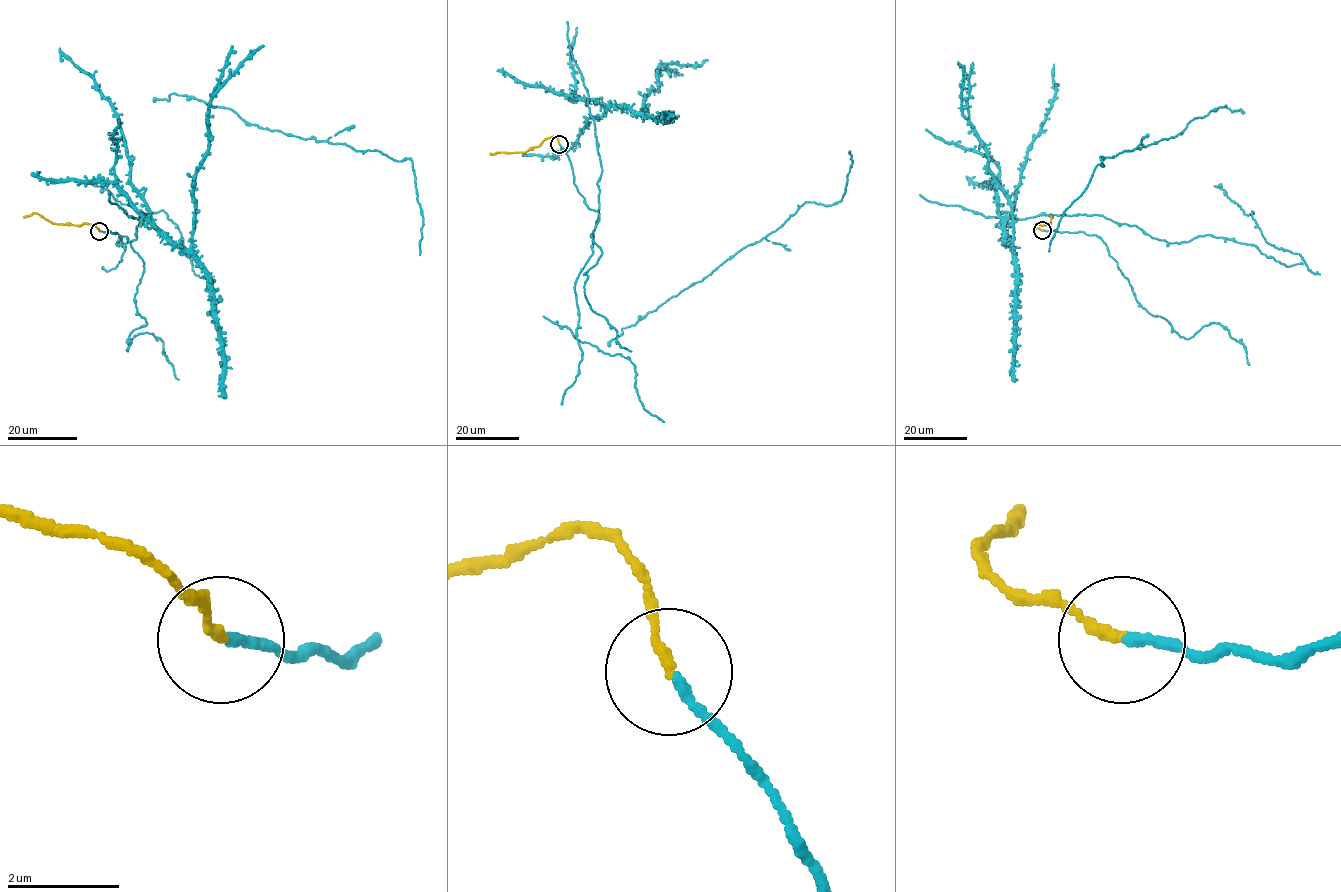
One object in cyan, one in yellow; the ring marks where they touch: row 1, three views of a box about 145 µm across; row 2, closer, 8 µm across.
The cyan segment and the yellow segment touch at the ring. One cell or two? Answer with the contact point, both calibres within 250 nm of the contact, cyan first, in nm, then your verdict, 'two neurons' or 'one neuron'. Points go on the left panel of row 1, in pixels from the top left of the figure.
at (99, 231); 160 nm thick on the cyan side, 170 nm on the other; one neuron

